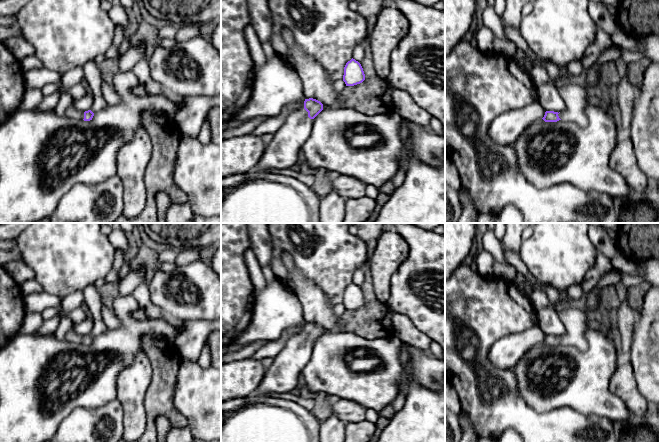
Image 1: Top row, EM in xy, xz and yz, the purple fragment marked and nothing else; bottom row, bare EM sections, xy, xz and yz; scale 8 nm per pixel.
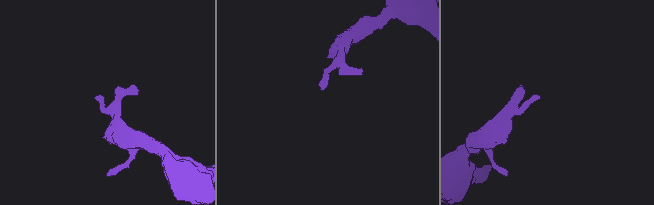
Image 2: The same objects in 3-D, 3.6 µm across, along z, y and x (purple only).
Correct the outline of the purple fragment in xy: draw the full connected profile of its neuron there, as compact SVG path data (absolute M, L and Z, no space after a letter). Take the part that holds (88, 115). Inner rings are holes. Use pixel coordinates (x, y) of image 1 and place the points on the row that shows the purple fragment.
M70 107L66 111L65 116L76 119L76 120L90 121L92 120L94 113L91 110L82 112L82 111L77 110L74 107Z

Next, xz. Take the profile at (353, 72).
M355 59L348 61L344 67L343 81L346 86L354 86L365 80L365 74L361 64Z

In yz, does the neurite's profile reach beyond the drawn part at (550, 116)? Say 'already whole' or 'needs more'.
needs more

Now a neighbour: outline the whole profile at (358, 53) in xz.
M357 45L353 50L352 58L361 63L364 58L364 55L365 51L363 45Z

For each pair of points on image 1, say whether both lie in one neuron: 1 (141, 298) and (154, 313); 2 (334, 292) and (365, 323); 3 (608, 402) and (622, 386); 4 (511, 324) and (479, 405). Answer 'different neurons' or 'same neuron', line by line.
1: same neuron
2: different neurons
3: different neurons
4: same neuron

